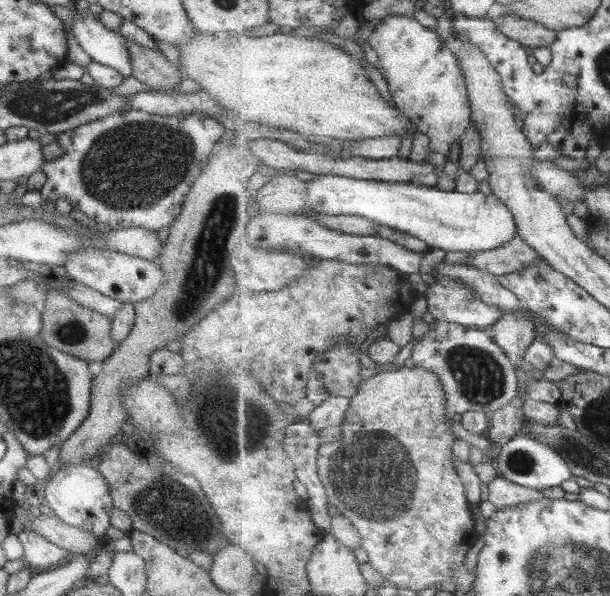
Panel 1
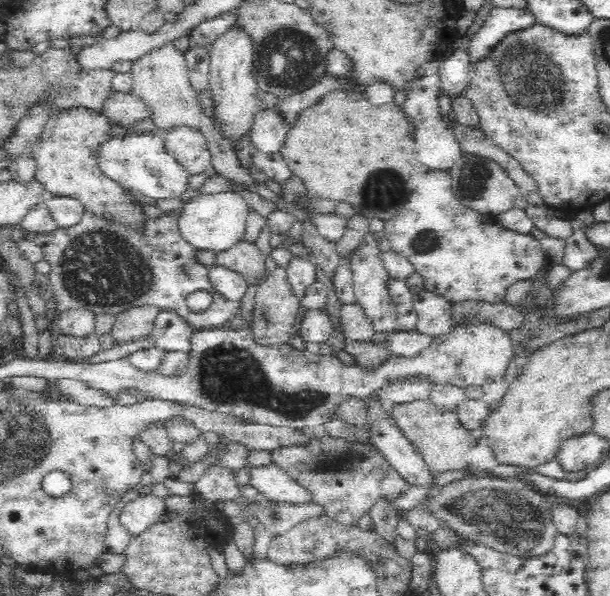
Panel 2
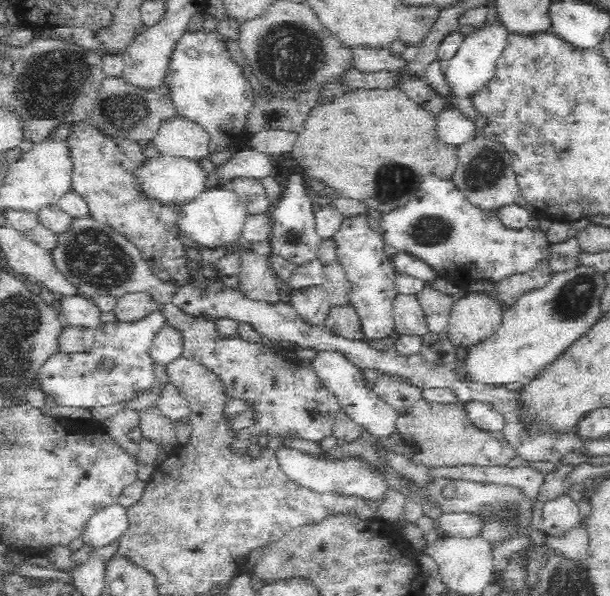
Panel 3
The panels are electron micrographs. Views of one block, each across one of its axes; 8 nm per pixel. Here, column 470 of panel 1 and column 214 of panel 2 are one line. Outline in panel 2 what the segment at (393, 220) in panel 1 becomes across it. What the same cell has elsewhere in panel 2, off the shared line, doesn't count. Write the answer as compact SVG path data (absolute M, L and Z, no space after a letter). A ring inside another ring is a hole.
M236 192L219 194L200 194L186 202L177 218L180 234L194 248L212 251L214 254L225 252L234 244L244 241L249 205Z

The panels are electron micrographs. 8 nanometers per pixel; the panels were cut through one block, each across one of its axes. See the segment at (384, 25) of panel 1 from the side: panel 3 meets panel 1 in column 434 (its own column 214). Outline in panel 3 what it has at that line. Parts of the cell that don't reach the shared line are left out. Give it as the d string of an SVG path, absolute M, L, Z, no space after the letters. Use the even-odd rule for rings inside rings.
M218 30L184 31L170 53L164 83L170 90L169 97L177 114L200 124L209 133L209 153L227 150L234 140L233 136L244 133L246 116L255 99L254 91L241 68L228 54L226 38Z

